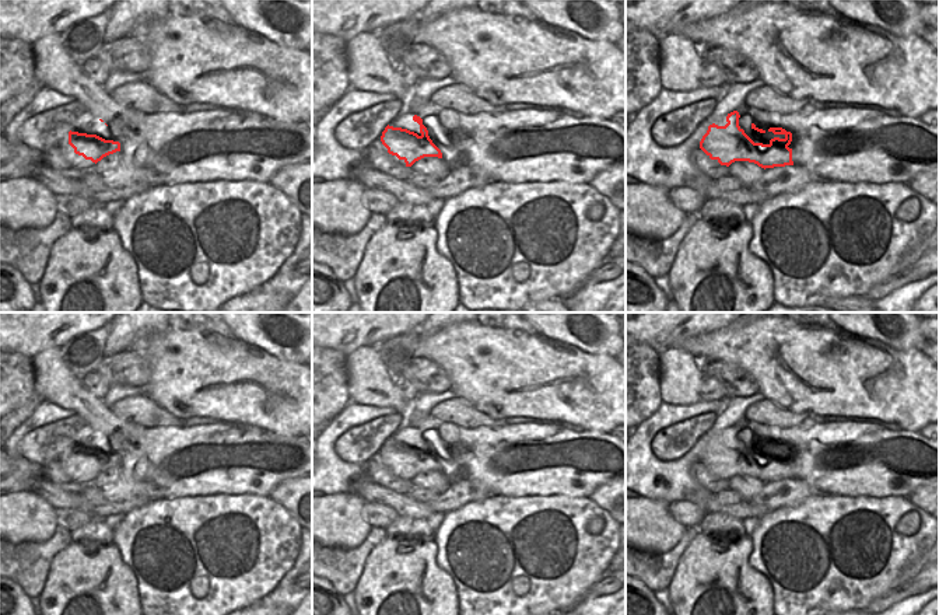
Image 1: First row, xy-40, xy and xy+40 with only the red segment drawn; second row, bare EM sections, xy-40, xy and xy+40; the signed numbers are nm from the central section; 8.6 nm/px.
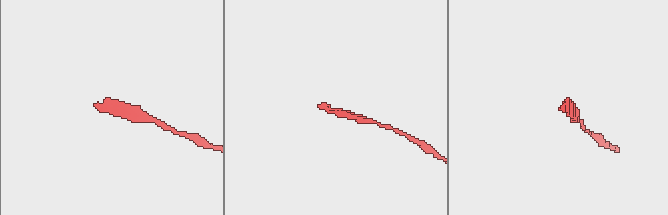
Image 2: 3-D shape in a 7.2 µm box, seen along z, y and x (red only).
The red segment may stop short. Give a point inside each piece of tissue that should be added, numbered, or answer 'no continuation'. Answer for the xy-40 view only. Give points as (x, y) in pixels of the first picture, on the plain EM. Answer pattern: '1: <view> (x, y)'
1: xy-40 (88, 437)

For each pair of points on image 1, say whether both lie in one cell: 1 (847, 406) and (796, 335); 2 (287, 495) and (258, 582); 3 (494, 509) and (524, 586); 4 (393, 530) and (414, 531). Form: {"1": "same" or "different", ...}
{"1": "same", "2": "different", "3": "same", "4": "same"}

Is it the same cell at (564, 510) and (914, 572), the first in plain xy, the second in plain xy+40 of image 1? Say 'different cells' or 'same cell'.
different cells

